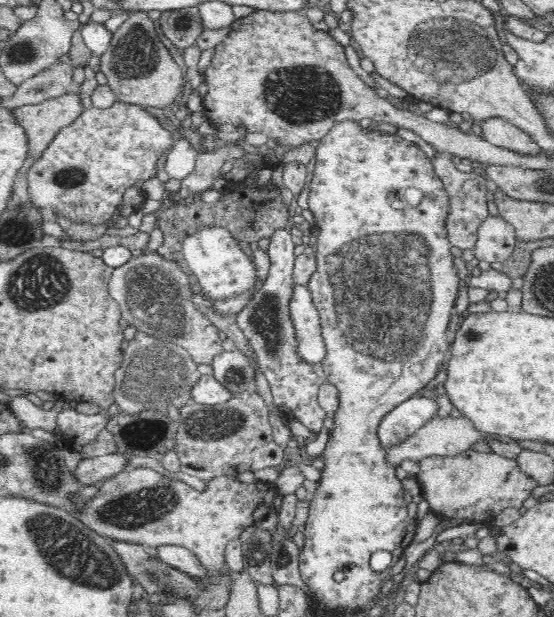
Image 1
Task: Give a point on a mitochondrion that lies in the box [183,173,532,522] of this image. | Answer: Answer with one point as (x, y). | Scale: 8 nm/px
(382, 319)

